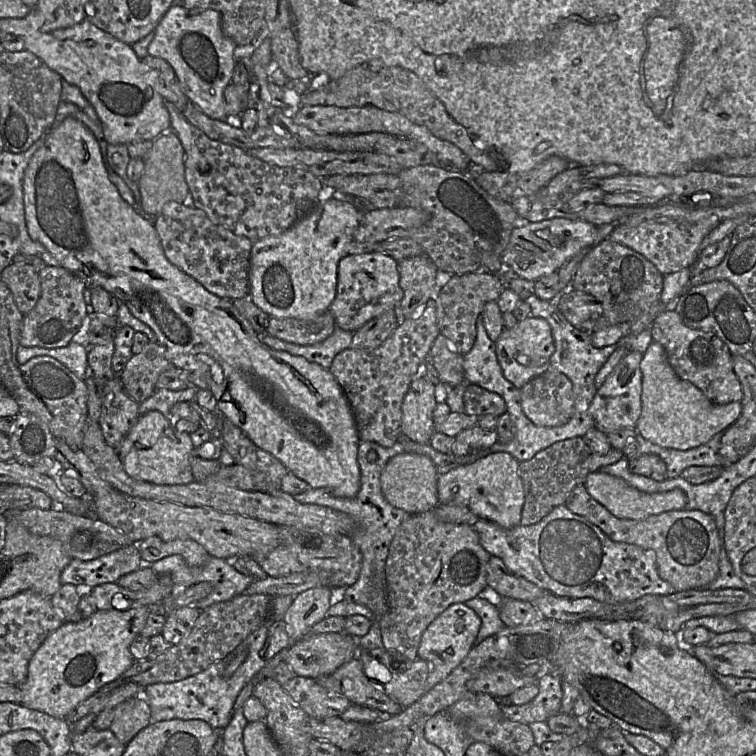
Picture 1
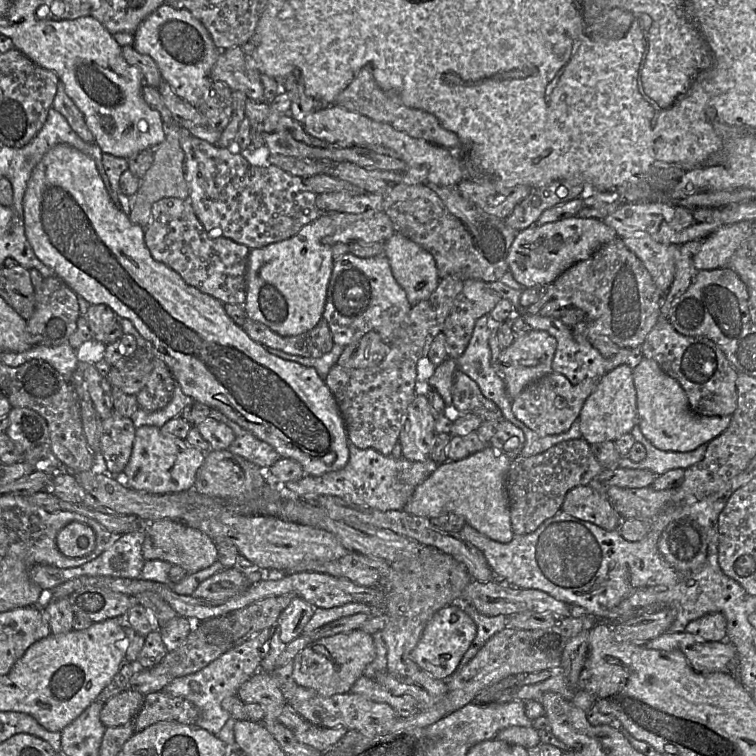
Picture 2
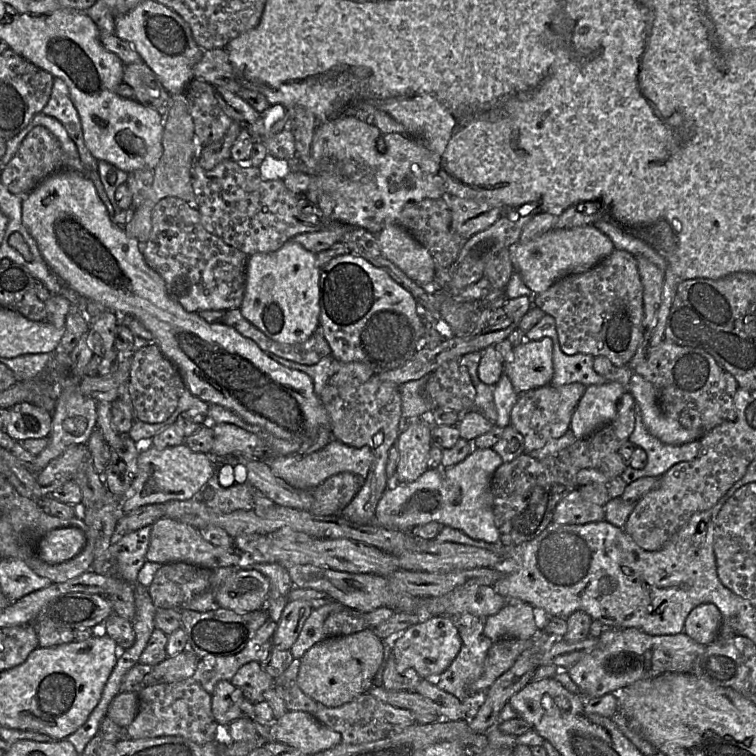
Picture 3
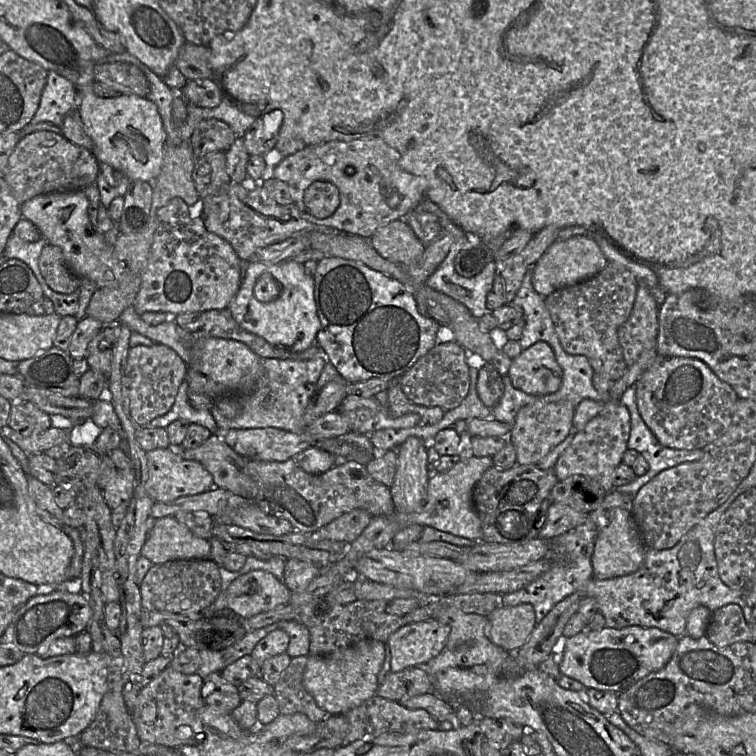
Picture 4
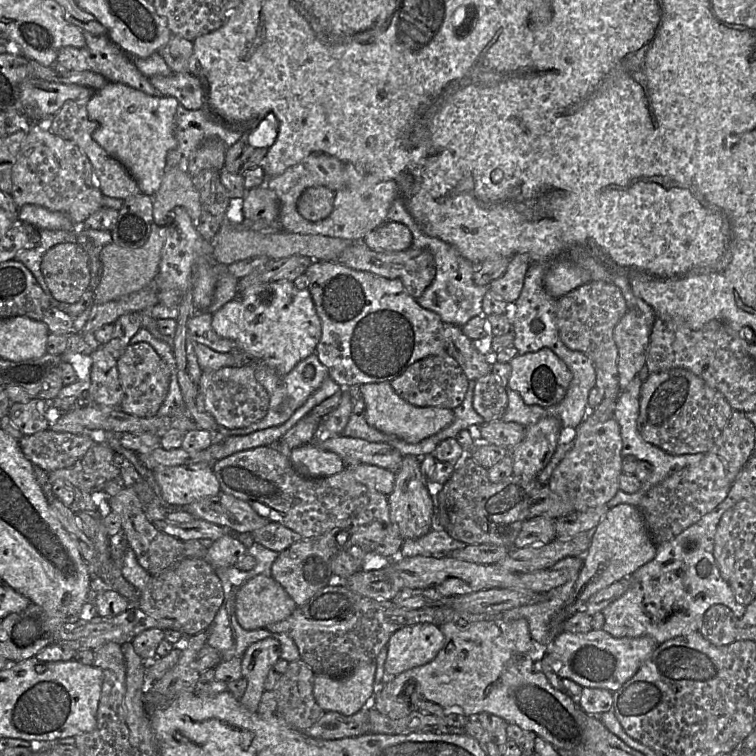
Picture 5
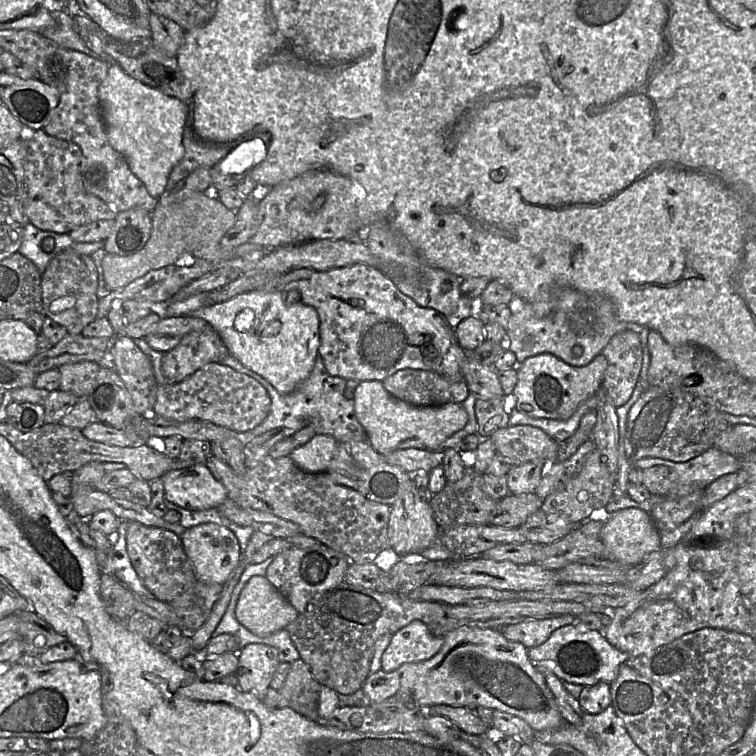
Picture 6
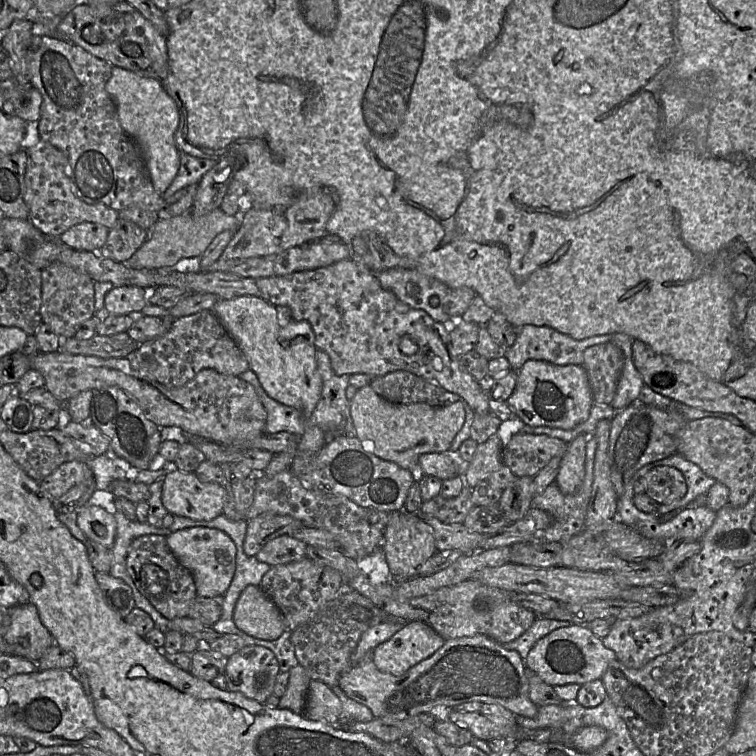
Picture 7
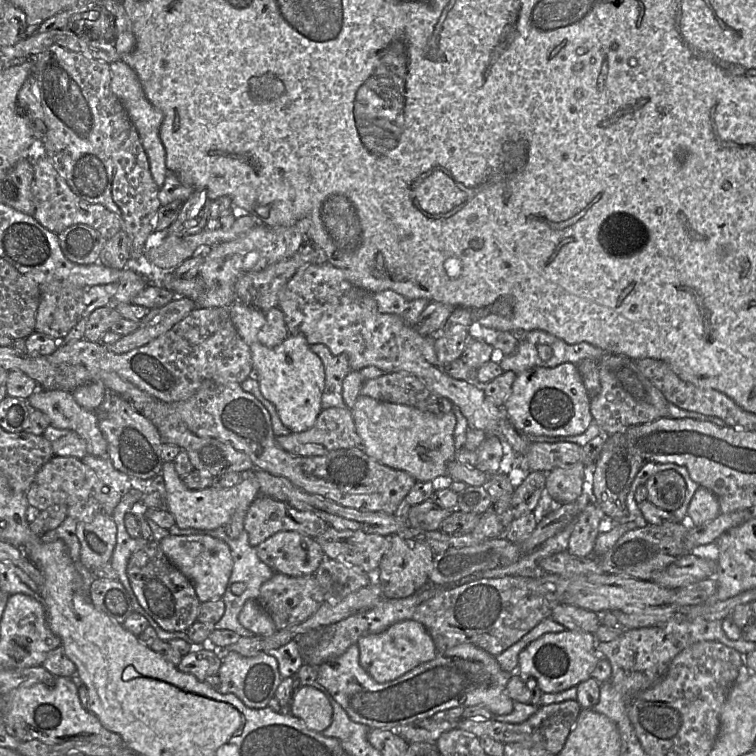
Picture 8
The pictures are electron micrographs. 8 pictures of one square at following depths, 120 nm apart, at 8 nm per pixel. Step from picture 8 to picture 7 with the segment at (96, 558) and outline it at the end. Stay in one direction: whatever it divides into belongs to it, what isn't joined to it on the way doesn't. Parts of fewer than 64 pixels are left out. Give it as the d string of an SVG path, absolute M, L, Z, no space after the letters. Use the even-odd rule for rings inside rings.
M87 504L77 510L77 524L86 538L111 548L117 530L114 514L100 505Z

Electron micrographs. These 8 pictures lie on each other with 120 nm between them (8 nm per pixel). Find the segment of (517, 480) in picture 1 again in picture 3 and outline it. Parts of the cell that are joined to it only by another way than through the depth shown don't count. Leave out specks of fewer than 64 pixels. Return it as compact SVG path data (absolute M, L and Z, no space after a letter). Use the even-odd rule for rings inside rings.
M474 448L461 462L450 467L430 468L417 480L395 483L382 495L374 522L380 527L408 532L432 521L458 529L474 540L499 543L494 523L491 480L503 460L492 448Z

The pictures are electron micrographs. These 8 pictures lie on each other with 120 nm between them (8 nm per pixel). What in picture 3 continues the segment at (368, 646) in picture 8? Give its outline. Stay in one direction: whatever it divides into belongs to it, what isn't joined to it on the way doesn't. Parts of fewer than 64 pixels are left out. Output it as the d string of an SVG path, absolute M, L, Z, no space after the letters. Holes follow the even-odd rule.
M425 616L417 624L396 635L390 642L398 672L413 667L425 679L440 676L455 659L462 645L457 625L450 616Z

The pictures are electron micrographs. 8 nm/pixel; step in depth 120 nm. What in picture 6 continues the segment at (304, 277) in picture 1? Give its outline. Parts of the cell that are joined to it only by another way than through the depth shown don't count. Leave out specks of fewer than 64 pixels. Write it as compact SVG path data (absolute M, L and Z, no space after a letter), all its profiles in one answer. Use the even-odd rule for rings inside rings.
M254 290L251 292L239 294L227 301L218 304L208 305L201 309L198 309L190 313L189 317L204 319L209 325L211 325L218 332L231 355L233 355L248 369L254 371L255 373L263 377L265 380L267 380L282 395L292 393L300 383L302 383L305 379L307 379L307 377L310 375L314 367L316 357L318 356L318 348L320 346L320 333L319 333L319 316L317 311L315 310L315 308L309 305L305 305L300 301L292 305L287 305L285 303L285 294L279 291L266 292L261 290Z

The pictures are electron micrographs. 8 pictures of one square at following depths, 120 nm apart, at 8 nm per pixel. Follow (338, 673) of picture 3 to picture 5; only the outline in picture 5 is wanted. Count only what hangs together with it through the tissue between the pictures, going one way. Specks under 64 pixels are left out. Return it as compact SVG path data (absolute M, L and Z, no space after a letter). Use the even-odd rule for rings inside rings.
M372 661L340 679L315 674L314 698L325 712L334 711L351 716L374 699L375 672L376 662Z

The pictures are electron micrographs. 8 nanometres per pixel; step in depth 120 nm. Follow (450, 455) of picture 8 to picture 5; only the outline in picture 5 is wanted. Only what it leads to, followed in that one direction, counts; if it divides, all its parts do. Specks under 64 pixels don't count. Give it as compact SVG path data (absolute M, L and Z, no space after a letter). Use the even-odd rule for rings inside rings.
M389 382L359 386L359 398L365 403L365 418L369 425L385 434L393 435L411 444L416 444L438 433L454 420L453 409L412 405L403 400Z

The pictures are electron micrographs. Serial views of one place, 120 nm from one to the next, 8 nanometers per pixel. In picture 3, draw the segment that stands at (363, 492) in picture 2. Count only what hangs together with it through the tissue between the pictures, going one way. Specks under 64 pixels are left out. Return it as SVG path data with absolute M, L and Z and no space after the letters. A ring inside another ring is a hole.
M332 439L321 450L307 454L293 454L286 457L276 457L269 461L269 466L275 476L285 481L291 487L308 490L321 485L328 478L343 472L350 472L365 480L374 461L372 449L369 446L355 448L342 441Z

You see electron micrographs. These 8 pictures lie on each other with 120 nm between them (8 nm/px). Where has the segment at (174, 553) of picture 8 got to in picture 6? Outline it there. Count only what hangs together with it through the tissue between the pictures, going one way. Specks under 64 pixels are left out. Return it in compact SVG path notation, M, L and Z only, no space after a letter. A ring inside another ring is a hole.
M213 523L200 524L186 529L180 539L184 551L192 563L197 580L224 585L241 561L240 544L235 534L224 526Z

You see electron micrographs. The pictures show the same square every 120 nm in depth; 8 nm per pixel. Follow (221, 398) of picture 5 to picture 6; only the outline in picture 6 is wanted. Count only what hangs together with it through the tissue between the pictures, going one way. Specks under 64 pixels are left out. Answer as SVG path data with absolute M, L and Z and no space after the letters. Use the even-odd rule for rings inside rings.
M211 363L175 384L158 385L151 414L176 421L203 420L237 432L248 432L268 416L271 399L255 379L228 366Z

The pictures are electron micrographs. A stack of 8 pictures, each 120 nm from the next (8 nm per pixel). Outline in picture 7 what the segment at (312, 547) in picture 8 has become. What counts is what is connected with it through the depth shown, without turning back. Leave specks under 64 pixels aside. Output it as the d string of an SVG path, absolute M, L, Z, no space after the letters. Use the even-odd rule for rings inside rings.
M282 535L269 541L256 555L259 562L270 566L299 561L306 556L307 544L290 535Z

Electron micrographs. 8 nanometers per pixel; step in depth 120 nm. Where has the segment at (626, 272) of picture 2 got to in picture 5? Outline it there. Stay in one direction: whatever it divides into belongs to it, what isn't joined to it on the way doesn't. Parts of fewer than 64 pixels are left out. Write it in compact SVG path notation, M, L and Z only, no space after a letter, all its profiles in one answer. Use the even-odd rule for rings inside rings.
M590 281L557 299L556 319L561 341L571 350L587 355L595 368L595 386L604 397L617 400L621 390L618 349L613 338L615 326L628 311L621 289L609 281Z

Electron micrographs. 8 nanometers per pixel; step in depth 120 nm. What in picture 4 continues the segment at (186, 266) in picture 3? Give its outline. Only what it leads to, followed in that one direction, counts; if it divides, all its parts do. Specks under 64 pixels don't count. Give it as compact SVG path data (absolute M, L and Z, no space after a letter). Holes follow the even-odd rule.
M175 197L157 211L153 244L132 306L140 316L145 312L178 315L227 308L242 283L242 262L247 261L242 261L227 241L209 232L202 217L191 216L184 200Z

